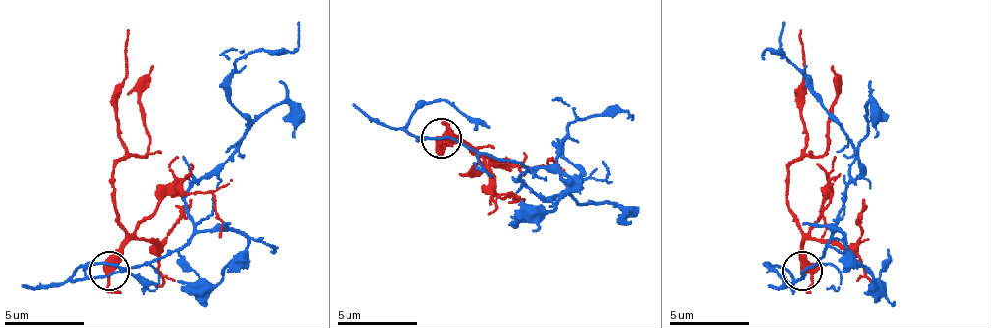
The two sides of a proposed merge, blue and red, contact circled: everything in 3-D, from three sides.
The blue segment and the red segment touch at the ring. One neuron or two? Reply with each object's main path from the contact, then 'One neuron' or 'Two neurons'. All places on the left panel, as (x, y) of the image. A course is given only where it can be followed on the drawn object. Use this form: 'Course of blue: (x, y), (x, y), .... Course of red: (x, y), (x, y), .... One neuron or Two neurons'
Course of blue: (110, 273), (194, 230), (186, 194), (246, 126), (230, 98), (234, 66), (253, 51), (293, 51), (297, 23). Course of red: (110, 270), (126, 230), (114, 206), (114, 170), (149, 146), (138, 82), (153, 66). Two neurons

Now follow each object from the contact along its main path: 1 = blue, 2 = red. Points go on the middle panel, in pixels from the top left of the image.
1: (443, 139), (515, 159), (539, 195), (562, 195), (579, 179), (562, 155), (567, 131), (587, 115), (631, 119)
2: (443, 139), (458, 139), (446, 123), (482, 163), (470, 171), (486, 167)

